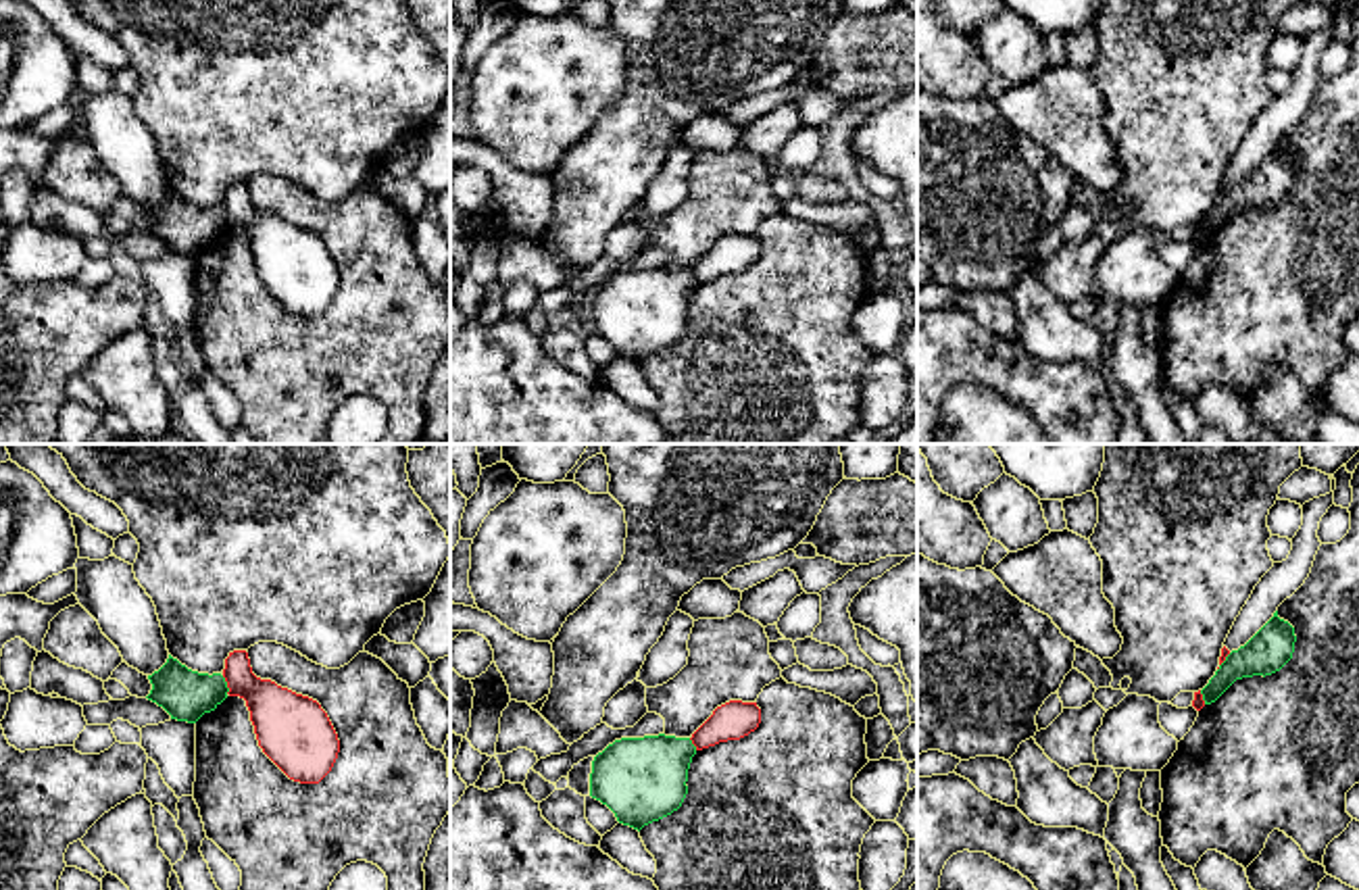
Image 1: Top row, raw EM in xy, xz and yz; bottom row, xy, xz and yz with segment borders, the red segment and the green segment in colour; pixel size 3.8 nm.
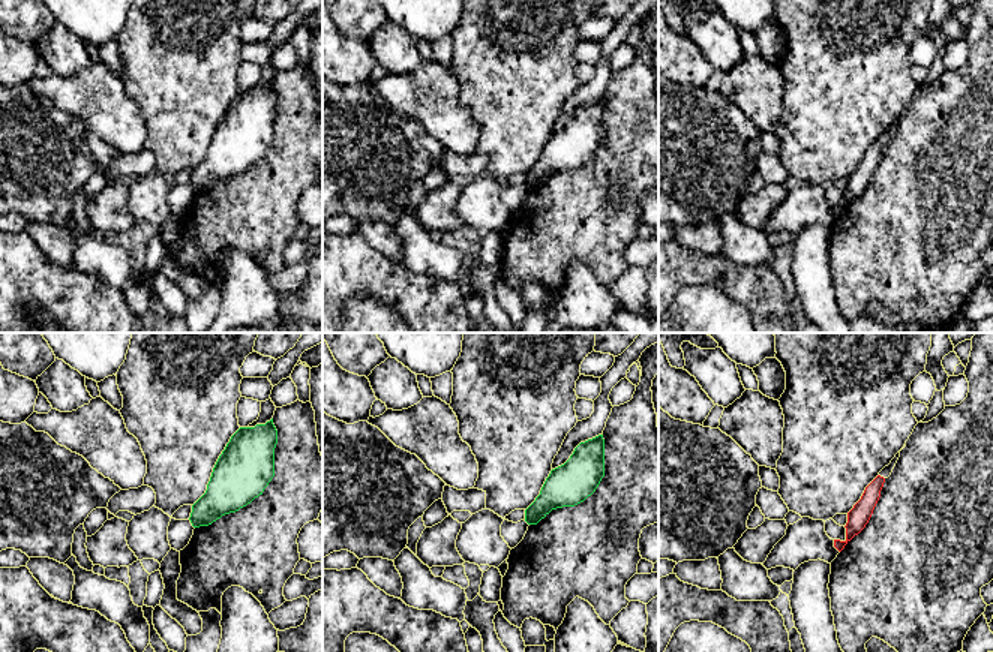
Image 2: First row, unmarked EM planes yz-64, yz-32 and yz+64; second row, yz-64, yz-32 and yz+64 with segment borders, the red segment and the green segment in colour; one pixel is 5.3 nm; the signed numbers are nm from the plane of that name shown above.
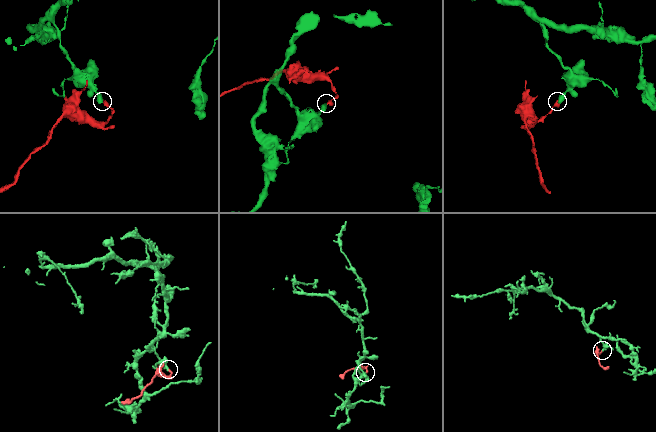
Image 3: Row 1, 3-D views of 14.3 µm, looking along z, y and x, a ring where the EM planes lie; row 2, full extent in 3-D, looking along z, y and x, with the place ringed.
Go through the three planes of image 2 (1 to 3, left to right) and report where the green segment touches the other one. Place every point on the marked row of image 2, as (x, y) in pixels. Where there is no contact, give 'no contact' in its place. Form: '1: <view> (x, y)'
1: no contact
2: no contact
3: no contact

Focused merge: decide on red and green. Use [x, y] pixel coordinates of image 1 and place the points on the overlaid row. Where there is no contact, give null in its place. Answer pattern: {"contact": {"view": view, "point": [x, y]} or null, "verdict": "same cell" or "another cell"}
{"contact": {"view": "xy", "point": [228, 684]}, "verdict": "another cell"}

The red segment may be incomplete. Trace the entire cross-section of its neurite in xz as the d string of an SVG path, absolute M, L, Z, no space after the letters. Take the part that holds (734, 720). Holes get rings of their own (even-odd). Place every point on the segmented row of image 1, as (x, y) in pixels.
M730 700L713 711L713 715L692 734L696 750L727 740L740 740L755 732L761 723L757 702Z

